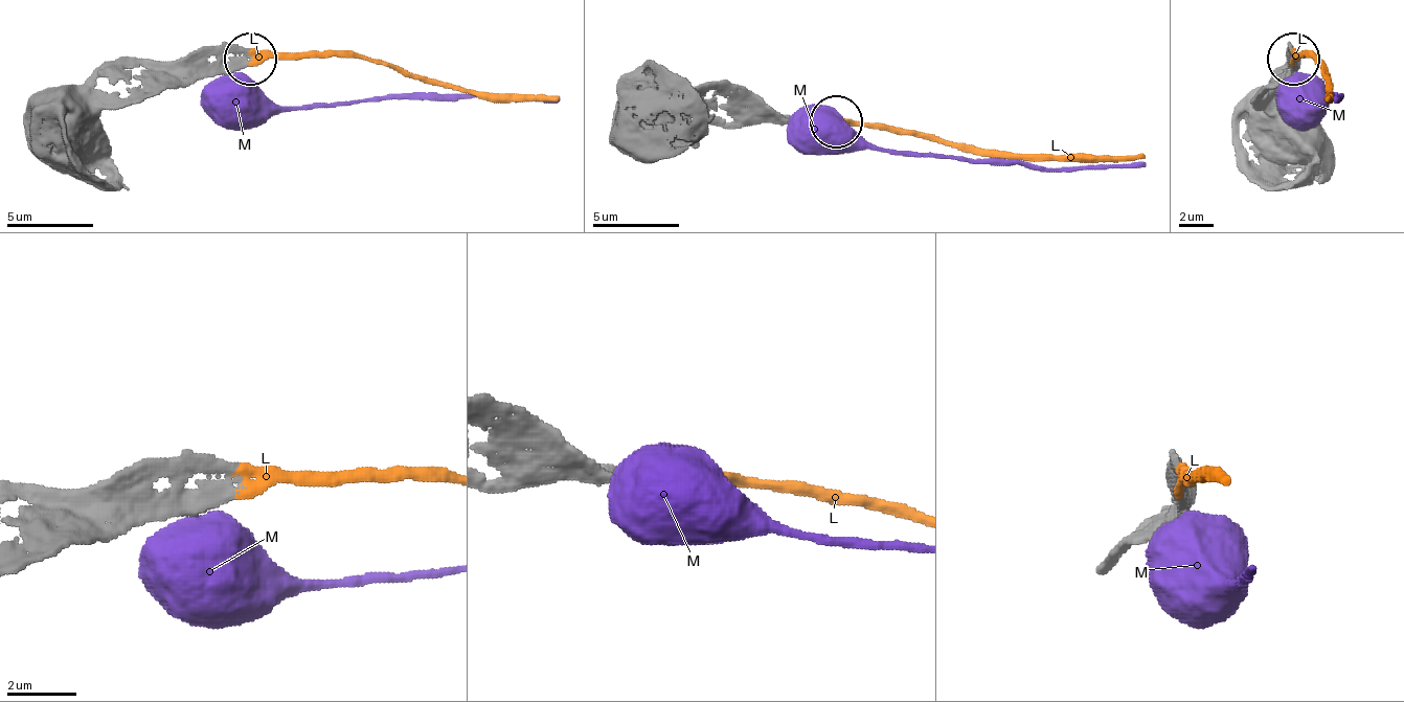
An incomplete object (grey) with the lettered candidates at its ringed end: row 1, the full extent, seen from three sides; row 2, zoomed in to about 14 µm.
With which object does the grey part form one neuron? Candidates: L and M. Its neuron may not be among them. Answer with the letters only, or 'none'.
L

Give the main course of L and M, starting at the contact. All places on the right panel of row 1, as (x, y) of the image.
L: (1294, 55), (1307, 55), (1329, 77), (1325, 99)
M: (1298, 73), (1298, 86), (1320, 108), (1341, 95), (1333, 95)

